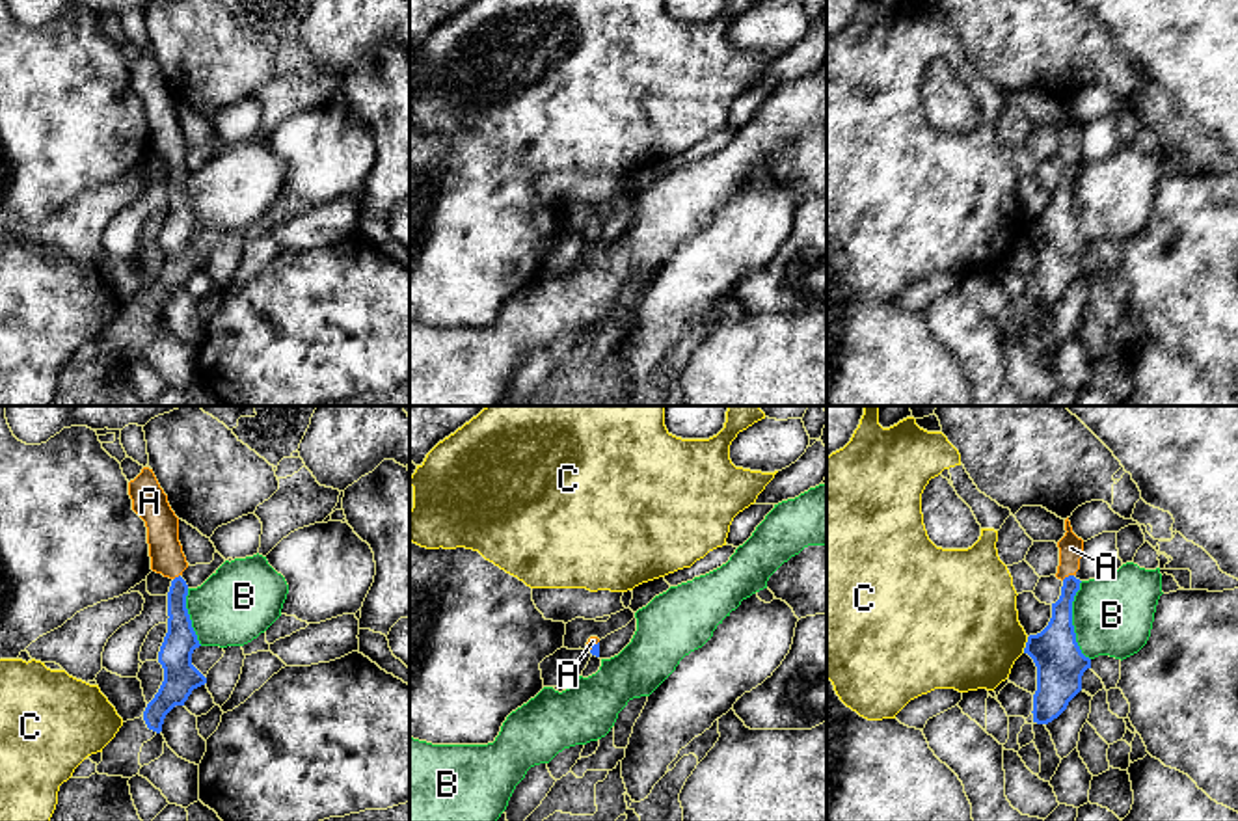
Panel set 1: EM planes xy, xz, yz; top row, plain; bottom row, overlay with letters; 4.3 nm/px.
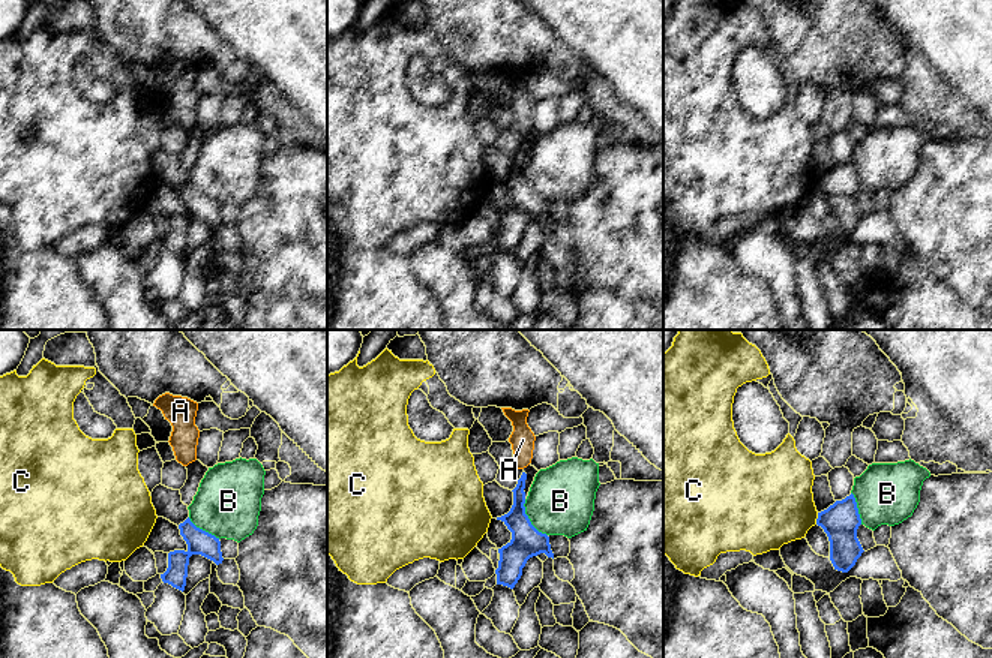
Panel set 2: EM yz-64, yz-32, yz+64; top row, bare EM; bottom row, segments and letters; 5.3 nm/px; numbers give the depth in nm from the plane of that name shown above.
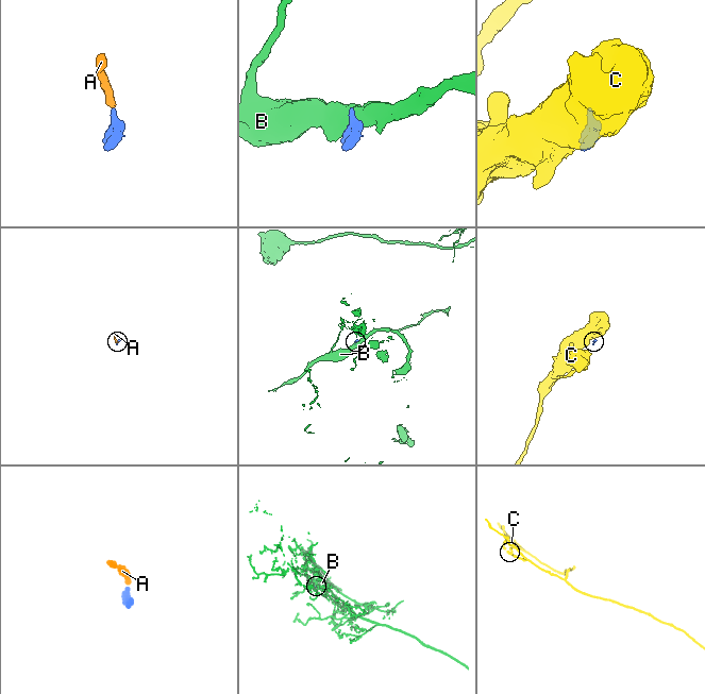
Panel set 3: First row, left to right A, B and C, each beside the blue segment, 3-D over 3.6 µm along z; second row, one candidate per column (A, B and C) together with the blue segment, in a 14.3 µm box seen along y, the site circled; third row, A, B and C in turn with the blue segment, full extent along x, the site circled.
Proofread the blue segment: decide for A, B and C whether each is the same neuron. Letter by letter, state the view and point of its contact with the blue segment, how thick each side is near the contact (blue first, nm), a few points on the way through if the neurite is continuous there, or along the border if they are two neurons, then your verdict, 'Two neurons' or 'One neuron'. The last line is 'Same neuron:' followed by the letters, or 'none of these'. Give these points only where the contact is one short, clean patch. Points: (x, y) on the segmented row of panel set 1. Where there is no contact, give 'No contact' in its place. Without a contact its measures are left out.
A: Touches blue at yz (1069, 576). Thickness 130 nm (blue) against 110 nm. Path across: yz (1060, 632), (1069, 576), (1071, 548). One neuron
B: Touches blue at yz (1071, 620). Thickness 220 nm (blue) against 340 nm. Two neurons
C: Touches blue at yz (1026, 645). Thickness 220 nm (blue) against 440 nm. Boundary: yz (1028, 637), (1022, 652). Two neurons
Same neuron: A

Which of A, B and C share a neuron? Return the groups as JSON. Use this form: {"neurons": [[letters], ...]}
{"neurons": [["A"], ["B"], ["C"]]}

